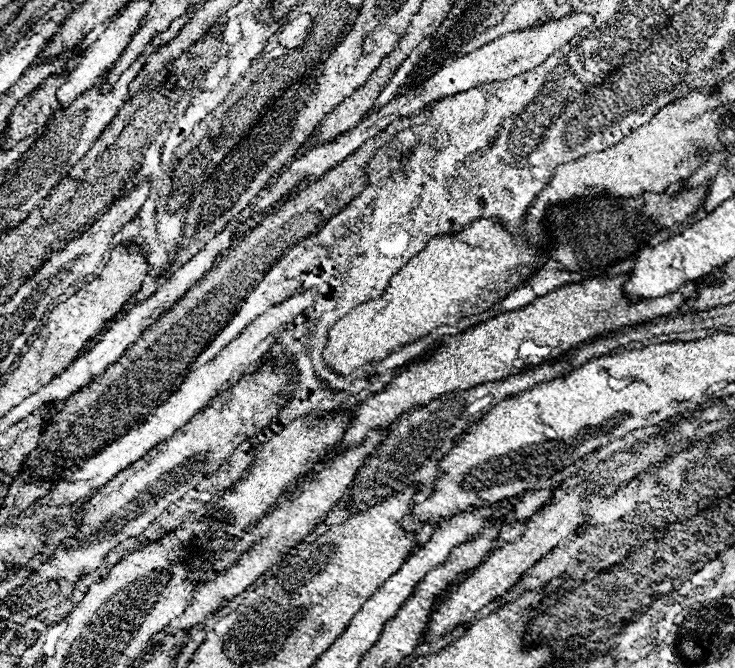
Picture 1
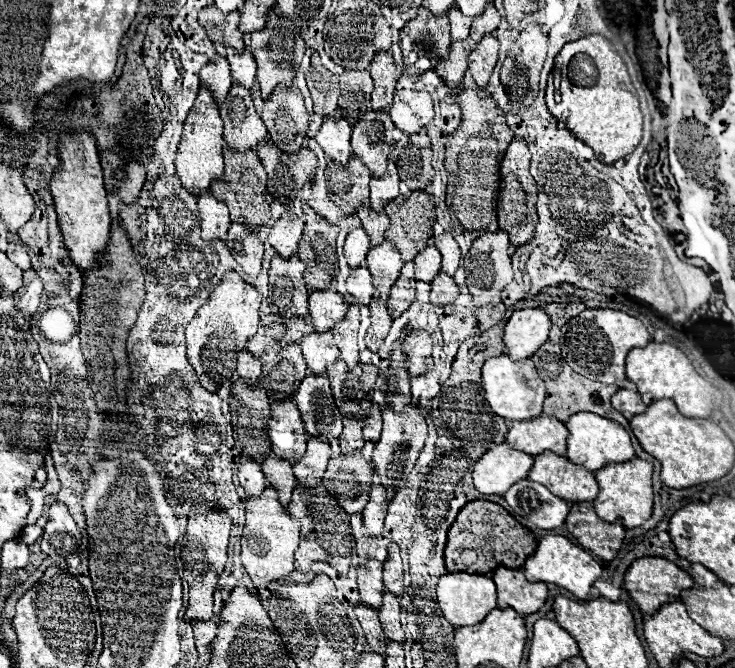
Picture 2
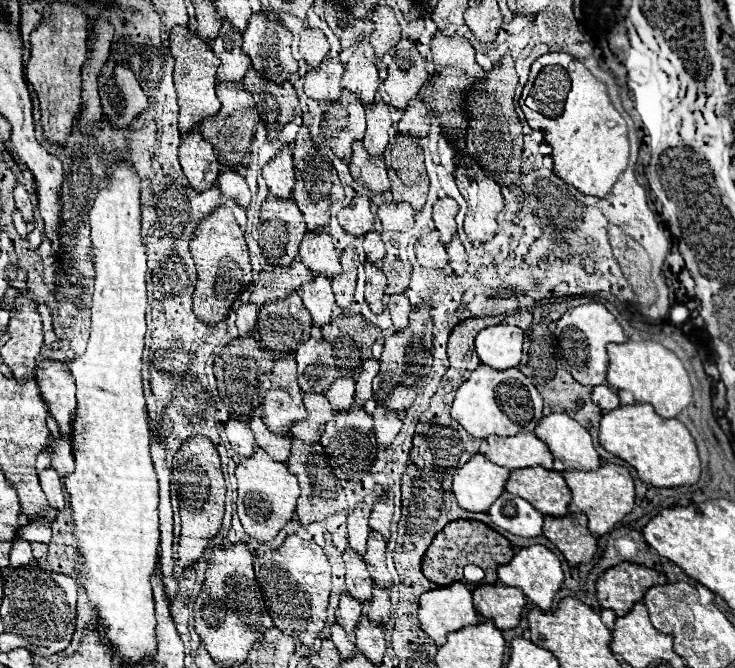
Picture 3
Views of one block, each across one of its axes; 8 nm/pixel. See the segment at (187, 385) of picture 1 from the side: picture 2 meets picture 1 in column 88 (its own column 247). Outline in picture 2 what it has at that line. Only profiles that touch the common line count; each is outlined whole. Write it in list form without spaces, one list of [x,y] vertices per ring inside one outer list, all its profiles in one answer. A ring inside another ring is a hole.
[[[244,460],[238,466],[238,478],[242,488],[246,490],[248,496],[260,496],[266,488],[266,478],[260,470],[260,464],[252,462],[252,460]]]

